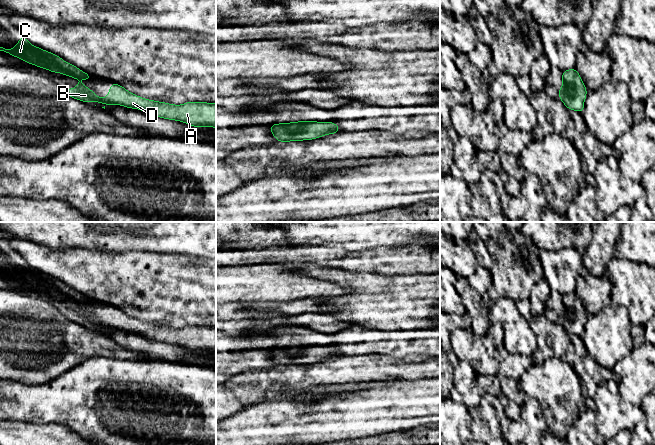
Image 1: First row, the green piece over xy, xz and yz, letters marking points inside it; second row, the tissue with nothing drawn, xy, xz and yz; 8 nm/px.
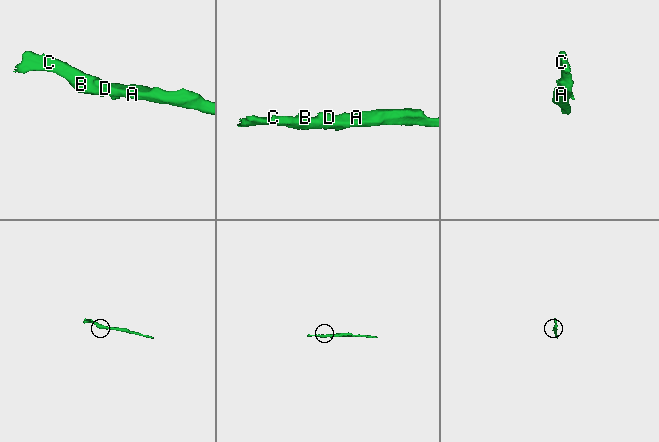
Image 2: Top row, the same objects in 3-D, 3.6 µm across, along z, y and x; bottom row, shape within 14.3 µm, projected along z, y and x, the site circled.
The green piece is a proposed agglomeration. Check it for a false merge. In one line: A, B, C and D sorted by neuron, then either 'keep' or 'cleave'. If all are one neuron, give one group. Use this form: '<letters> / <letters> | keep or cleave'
A B C D | keep

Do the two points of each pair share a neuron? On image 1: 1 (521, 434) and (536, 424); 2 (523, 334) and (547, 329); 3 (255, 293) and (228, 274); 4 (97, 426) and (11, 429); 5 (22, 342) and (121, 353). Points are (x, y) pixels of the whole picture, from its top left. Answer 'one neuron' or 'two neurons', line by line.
1: one neuron
2: two neurons
3: one neuron
4: two neurons
5: one neuron

